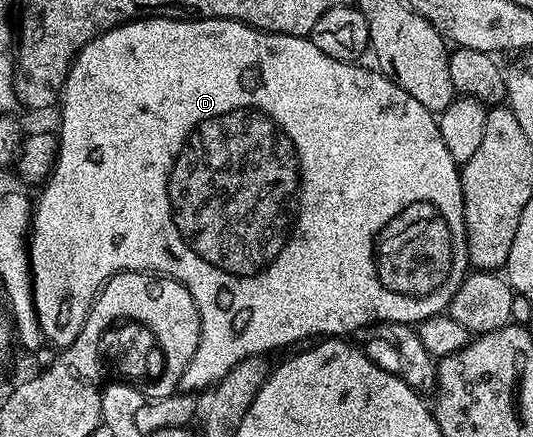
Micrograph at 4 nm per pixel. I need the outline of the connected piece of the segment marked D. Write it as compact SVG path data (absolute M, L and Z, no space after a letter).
M133 19L129 23L119 25L115 29L105 31L99 37L95 37L83 50L73 58L69 66L69 72L65 78L65 88L61 90L59 100L59 112L61 111L61 131L57 141L57 160L52 173L40 188L41 196L35 199L33 208L33 222L31 234L27 239L27 254L29 256L28 274L33 277L33 300L35 301L35 313L39 317L39 329L46 344L54 343L57 349L64 349L79 337L81 326L85 318L89 316L89 310L93 307L93 300L101 292L101 284L107 282L113 275L121 271L147 271L164 275L175 281L179 281L191 293L195 305L199 309L201 318L201 336L199 345L181 374L180 390L185 393L201 393L212 388L239 361L243 361L252 355L268 356L269 351L277 351L280 347L289 347L300 339L312 340L314 337L349 337L352 331L360 327L368 328L370 325L383 323L407 323L416 325L427 317L448 312L451 297L455 297L455 289L463 282L466 275L470 274L469 246L465 236L465 206L463 205L463 189L461 188L461 173L459 164L453 160L451 153L447 153L447 145L443 145L441 131L437 127L437 119L434 112L429 111L411 93L403 93L399 85L392 83L385 75L376 69L368 71L365 67L357 67L356 62L344 63L335 57L327 57L323 49L314 45L312 38L303 35L277 35L274 31L257 31L246 23L231 21L230 19L170 19L168 21L154 22L151 19Z

